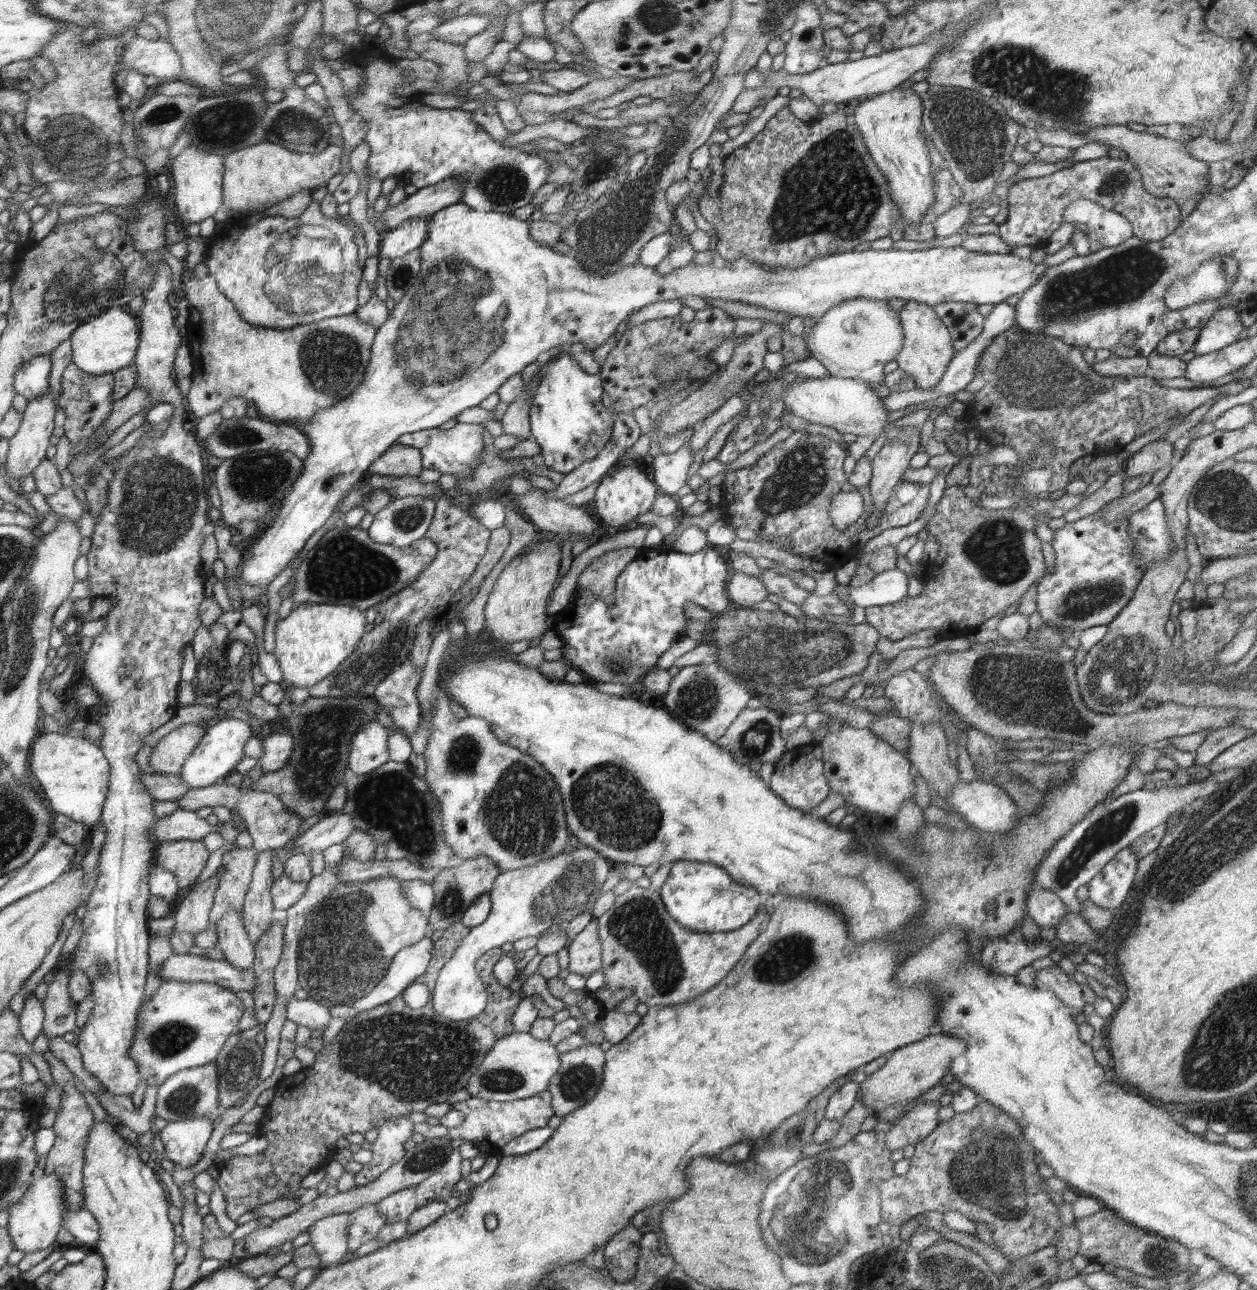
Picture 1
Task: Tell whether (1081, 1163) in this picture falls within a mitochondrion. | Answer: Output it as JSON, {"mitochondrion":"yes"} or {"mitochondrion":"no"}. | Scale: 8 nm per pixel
{"mitochondrion":"no"}

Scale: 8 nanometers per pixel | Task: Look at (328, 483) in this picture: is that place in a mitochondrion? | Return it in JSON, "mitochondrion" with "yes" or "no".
{"mitochondrion":"no"}

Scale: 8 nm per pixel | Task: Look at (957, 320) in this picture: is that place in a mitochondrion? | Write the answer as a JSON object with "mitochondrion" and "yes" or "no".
{"mitochondrion":"no"}

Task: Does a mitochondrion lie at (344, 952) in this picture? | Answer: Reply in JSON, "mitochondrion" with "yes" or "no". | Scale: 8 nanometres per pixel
{"mitochondrion":"yes"}

